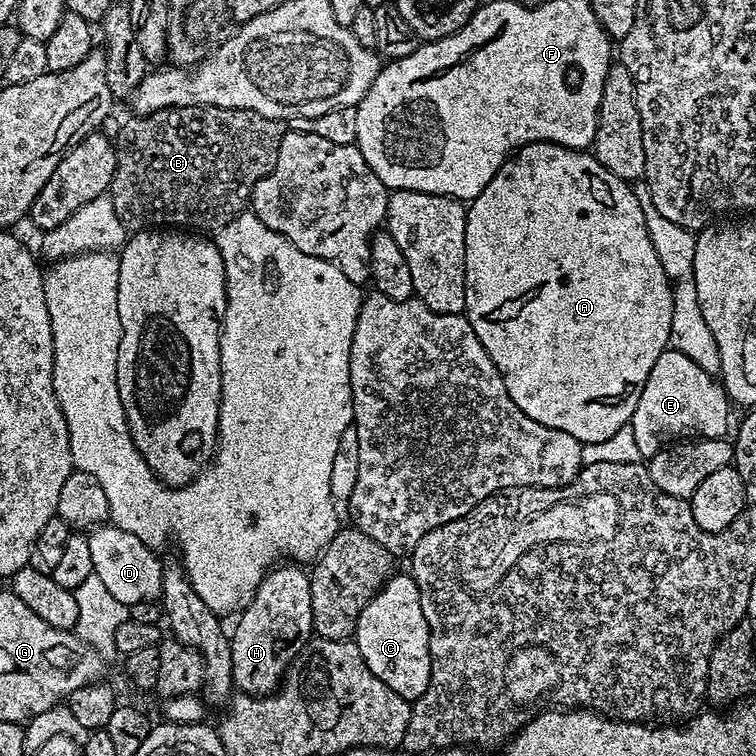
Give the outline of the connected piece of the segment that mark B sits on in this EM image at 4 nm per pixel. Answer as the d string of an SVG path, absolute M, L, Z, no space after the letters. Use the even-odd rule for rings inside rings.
M201 104L163 108L148 116L133 115L131 119L114 136L116 169L110 189L114 211L128 230L175 226L180 230L215 233L249 207L254 186L266 178L278 162L278 150L285 133L281 121L266 118L254 110Z

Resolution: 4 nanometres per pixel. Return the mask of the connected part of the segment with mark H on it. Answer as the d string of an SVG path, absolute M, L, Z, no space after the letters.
M295 562L273 567L256 587L254 598L239 613L237 620L240 621L230 632L232 683L243 695L271 696L280 687L292 661L313 639L308 577L309 573Z

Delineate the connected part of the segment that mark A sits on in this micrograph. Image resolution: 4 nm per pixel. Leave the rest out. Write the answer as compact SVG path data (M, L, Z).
M538 142L525 144L511 153L498 174L490 178L486 190L482 190L482 194L478 194L478 198L467 205L466 211L464 312L470 326L474 326L474 334L478 334L478 342L486 346L486 354L490 354L514 406L518 406L522 414L534 418L534 422L562 430L562 434L578 438L583 445L606 442L606 438L612 437L631 421L634 406L638 406L638 398L642 394L642 386L646 386L646 378L650 378L650 370L654 370L654 362L658 362L660 355L669 347L670 322L674 318L672 283L666 278L666 270L662 270L662 262L658 262L658 254L654 254L635 187L629 181L610 174L610 170L606 170L606 166L602 166L602 162L598 162L591 151Z

